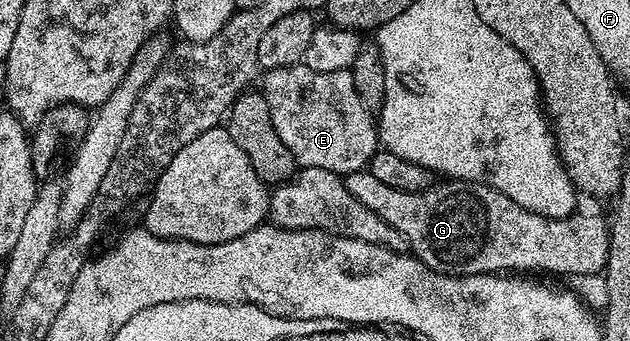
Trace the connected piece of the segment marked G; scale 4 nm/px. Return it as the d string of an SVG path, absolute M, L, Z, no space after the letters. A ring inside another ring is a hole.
M368 171L360 173L344 174L345 186L347 191L351 191L351 195L355 195L355 199L359 199L359 203L363 203L363 207L371 207L371 211L375 211L375 215L379 215L379 219L383 219L387 223L391 223L391 227L395 227L395 231L399 231L407 239L409 249L412 256L416 257L427 267L431 267L437 273L446 273L448 277L480 277L482 275L501 275L506 271L521 271L517 269L542 269L545 273L574 273L577 277L585 277L588 273L600 274L605 268L605 260L609 257L609 225L601 217L577 217L578 215L570 215L563 217L546 217L543 213L532 213L523 207L519 207L519 203L515 203L511 199L507 199L507 195L503 195L498 189L492 189L489 185L483 185L480 181L459 181L456 179L446 180L446 185L434 183L428 189L412 193L411 191L399 191L395 187L387 187L387 183L383 183L380 179L375 179L375 175L371 175Z

